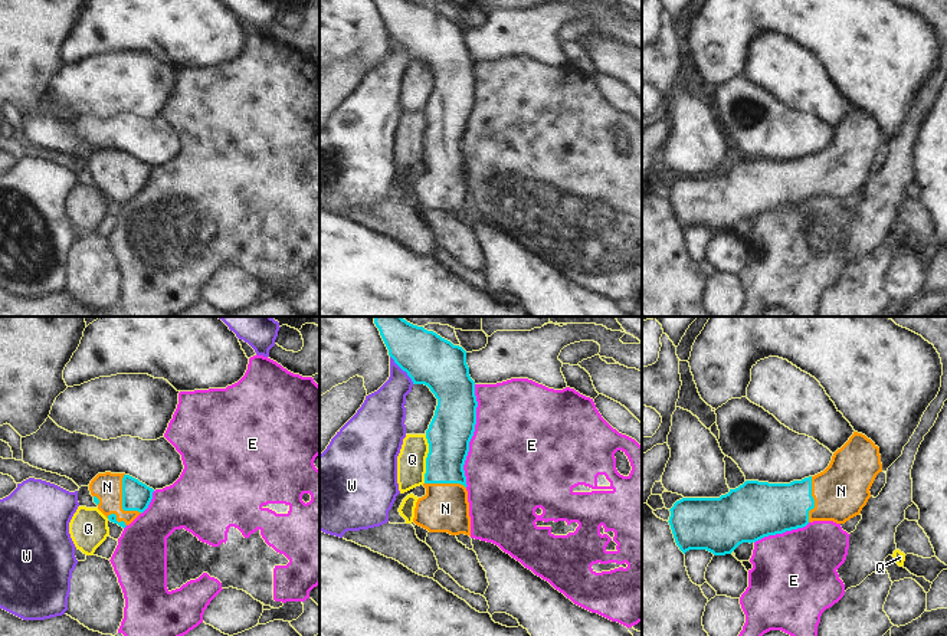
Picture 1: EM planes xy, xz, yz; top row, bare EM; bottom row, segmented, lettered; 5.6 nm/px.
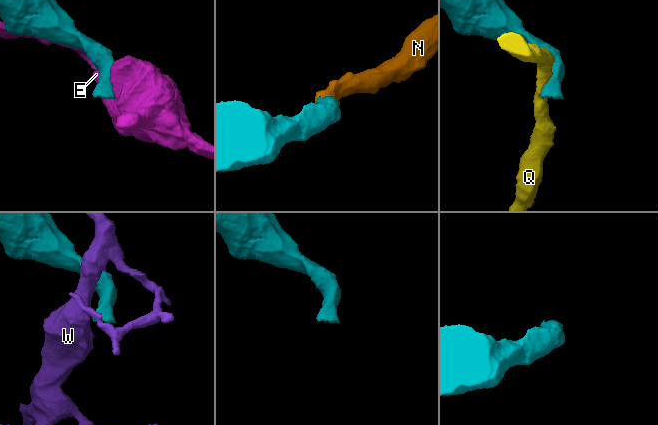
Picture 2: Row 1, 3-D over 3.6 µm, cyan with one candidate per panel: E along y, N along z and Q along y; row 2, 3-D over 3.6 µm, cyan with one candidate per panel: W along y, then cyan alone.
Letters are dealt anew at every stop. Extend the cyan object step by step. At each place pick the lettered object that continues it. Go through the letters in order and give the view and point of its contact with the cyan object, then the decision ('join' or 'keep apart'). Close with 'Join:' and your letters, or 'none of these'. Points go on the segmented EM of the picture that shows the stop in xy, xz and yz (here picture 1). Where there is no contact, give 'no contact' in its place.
E: xz (472, 435) | keep apart
N: xy (123, 501) | join
Q: xz (426, 459) | keep apart
W: xz (403, 370) | keep apart
Join: N

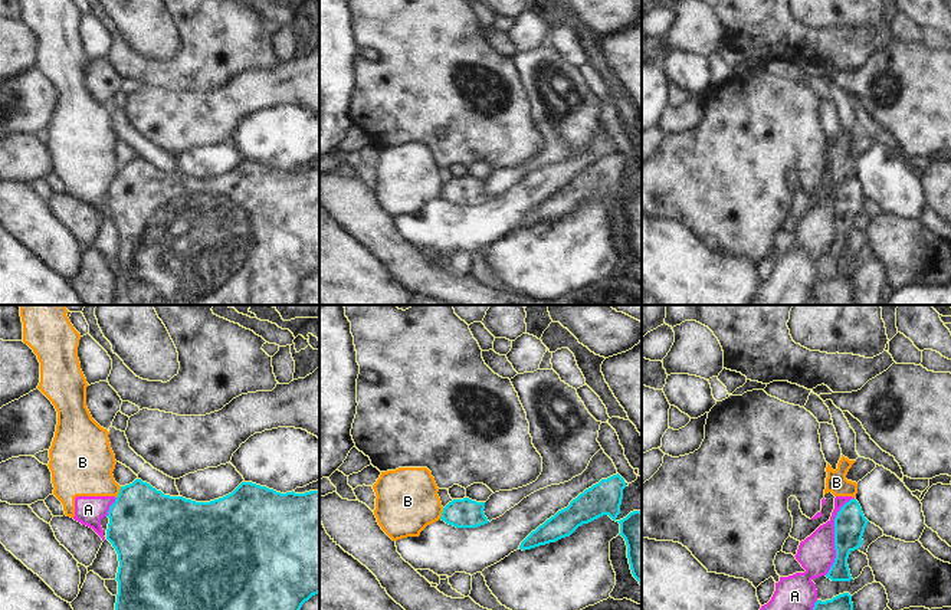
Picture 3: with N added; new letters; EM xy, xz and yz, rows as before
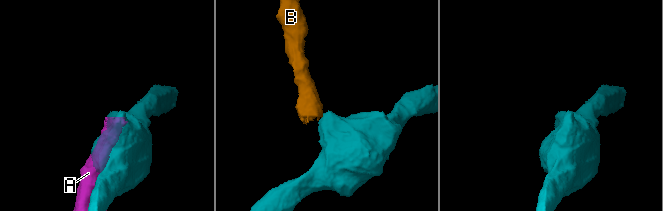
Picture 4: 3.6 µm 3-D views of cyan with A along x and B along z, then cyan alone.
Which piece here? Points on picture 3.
A: yz (835, 535) | keep apart
B: xy (120, 492) | keep apart
Join: none of these

